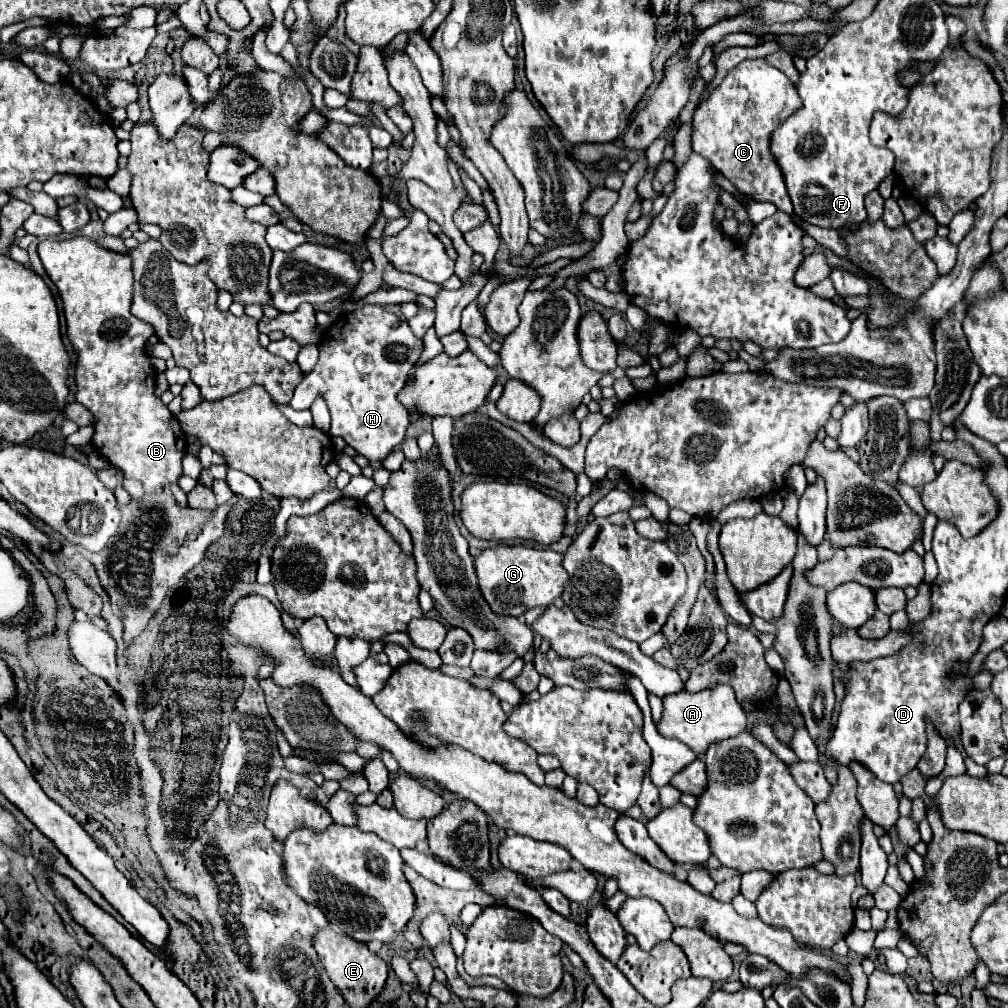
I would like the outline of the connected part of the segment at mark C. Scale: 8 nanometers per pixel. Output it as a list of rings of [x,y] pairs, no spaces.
[[[746,59],[730,69],[710,99],[696,109],[692,133],[694,151],[706,157],[746,197],[770,201],[780,211],[792,215],[782,171],[770,151],[770,137],[800,105],[800,95],[784,73],[764,59]]]

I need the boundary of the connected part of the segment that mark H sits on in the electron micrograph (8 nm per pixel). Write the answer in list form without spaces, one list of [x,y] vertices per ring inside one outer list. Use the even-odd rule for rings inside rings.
[[[364,305],[362,309],[342,315],[336,319],[332,327],[328,327],[320,341],[320,359],[310,373],[304,373],[304,379],[294,391],[290,407],[296,411],[310,409],[316,395],[320,395],[330,409],[332,425],[330,435],[342,437],[350,447],[354,447],[360,455],[364,455],[370,463],[382,461],[392,449],[396,449],[406,435],[406,427],[410,425],[406,409],[400,405],[396,395],[406,383],[406,375],[412,365],[418,361],[422,353],[422,341],[412,333],[412,329],[394,313],[388,313],[384,307]]]

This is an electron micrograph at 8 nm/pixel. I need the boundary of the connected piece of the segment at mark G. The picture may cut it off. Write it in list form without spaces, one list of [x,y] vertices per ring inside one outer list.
[[[496,545],[484,549],[474,559],[478,587],[490,609],[508,617],[522,617],[528,609],[548,607],[562,595],[568,573],[562,567],[562,555],[550,549],[534,549],[526,545]]]

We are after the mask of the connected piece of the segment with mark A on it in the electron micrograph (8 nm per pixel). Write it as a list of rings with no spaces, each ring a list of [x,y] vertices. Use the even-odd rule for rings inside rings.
[[[714,685],[700,693],[682,691],[682,693],[664,697],[664,715],[658,723],[660,735],[686,743],[698,755],[706,753],[706,749],[712,743],[724,741],[728,737],[736,737],[744,729],[746,729],[746,713],[728,685]]]

